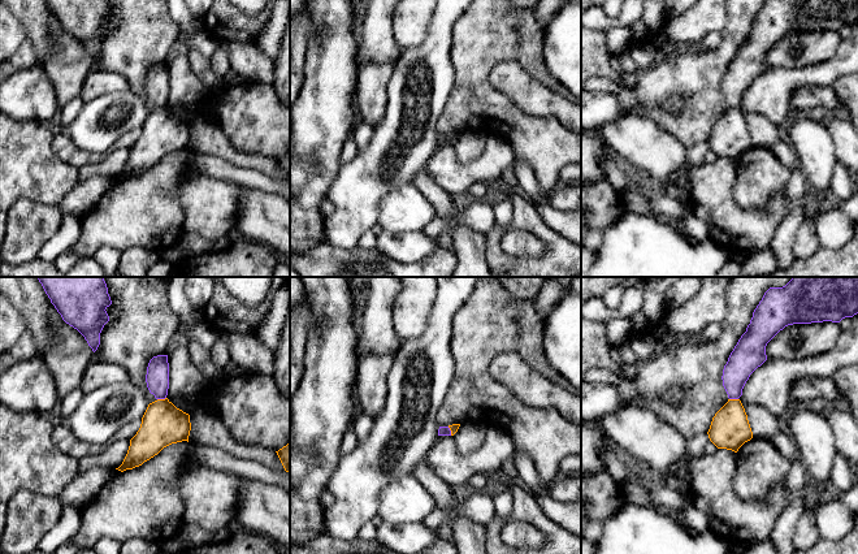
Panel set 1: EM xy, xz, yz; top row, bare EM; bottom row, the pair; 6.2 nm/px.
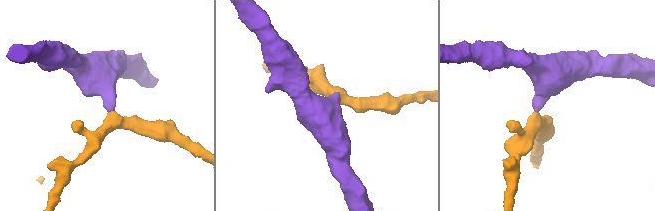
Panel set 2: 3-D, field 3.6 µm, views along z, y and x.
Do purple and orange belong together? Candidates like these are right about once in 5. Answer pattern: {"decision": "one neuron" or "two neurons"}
{"decision": "two neurons"}

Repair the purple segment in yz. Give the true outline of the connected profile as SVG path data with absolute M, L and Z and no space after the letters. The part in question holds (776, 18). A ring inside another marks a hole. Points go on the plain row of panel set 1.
M766 0L753 21L746 40L741 44L723 78L723 95L729 108L738 108L750 83L766 69L767 52L785 35L832 30L858 22L858 0Z

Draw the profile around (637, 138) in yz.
M628 114L599 126L610 152L645 169L655 178L666 195L690 195L690 172L686 166L688 148L658 124L641 114Z

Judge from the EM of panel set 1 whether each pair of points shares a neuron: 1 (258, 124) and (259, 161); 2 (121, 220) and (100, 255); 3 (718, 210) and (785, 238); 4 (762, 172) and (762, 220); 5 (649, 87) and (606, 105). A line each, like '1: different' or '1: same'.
1: different
2: different
3: different
4: different
5: different

